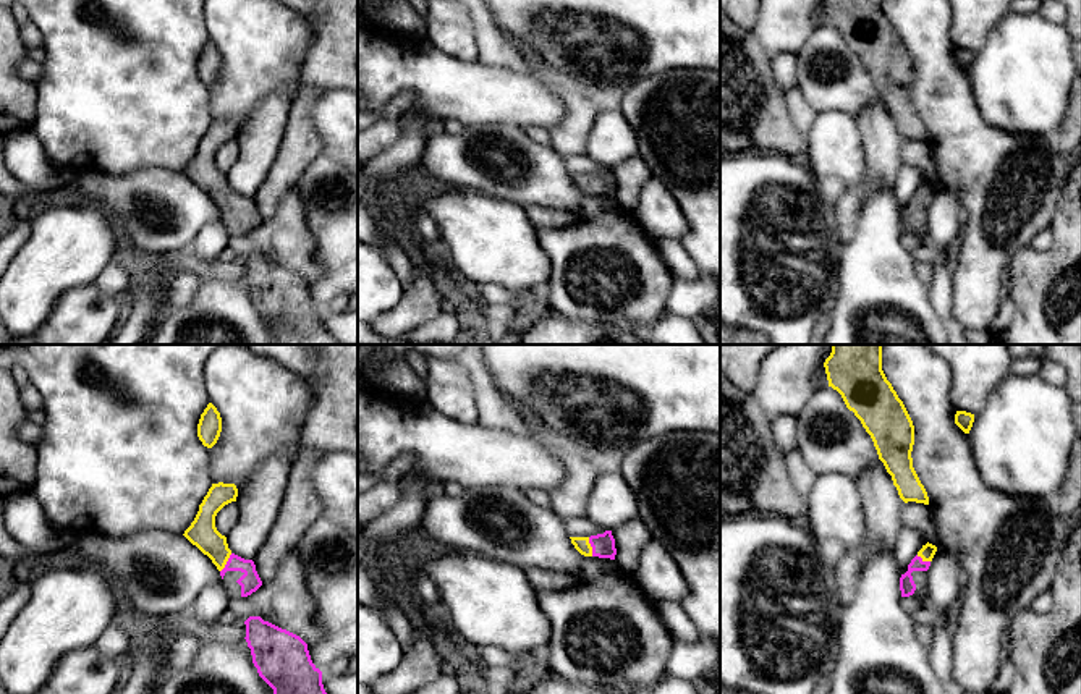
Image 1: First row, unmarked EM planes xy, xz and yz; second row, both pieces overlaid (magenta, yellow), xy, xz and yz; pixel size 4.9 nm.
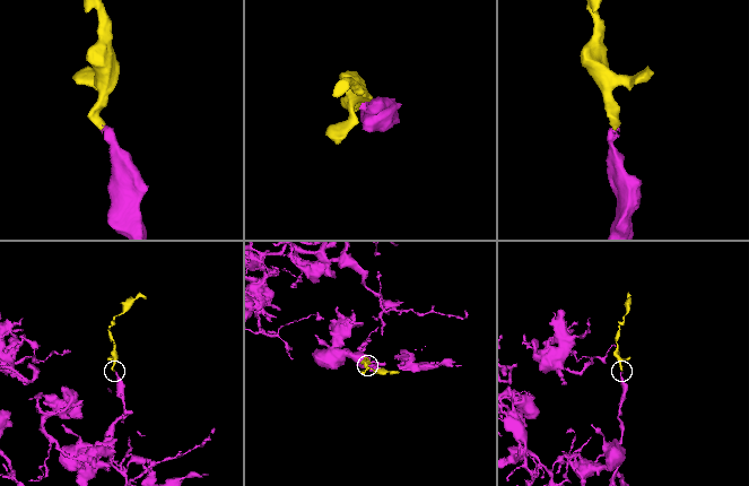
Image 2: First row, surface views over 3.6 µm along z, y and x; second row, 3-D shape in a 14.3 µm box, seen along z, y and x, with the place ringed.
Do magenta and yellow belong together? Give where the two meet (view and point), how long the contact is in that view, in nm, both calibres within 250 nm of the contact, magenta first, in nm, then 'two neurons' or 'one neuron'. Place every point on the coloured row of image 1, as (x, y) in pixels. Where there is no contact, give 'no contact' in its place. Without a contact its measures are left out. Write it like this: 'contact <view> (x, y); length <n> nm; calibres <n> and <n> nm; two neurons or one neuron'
contact xz (593, 547); length 100 nm; calibres 110 and 80 nm; one neuron

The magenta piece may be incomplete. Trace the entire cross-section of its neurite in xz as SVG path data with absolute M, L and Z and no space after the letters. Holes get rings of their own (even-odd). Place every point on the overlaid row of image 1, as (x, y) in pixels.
M612 531L591 537L570 537L574 548L584 556L599 556L615 560L617 548Z

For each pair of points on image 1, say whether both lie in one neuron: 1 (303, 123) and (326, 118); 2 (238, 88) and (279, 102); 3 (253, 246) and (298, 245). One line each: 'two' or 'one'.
1: two
2: two
3: one

